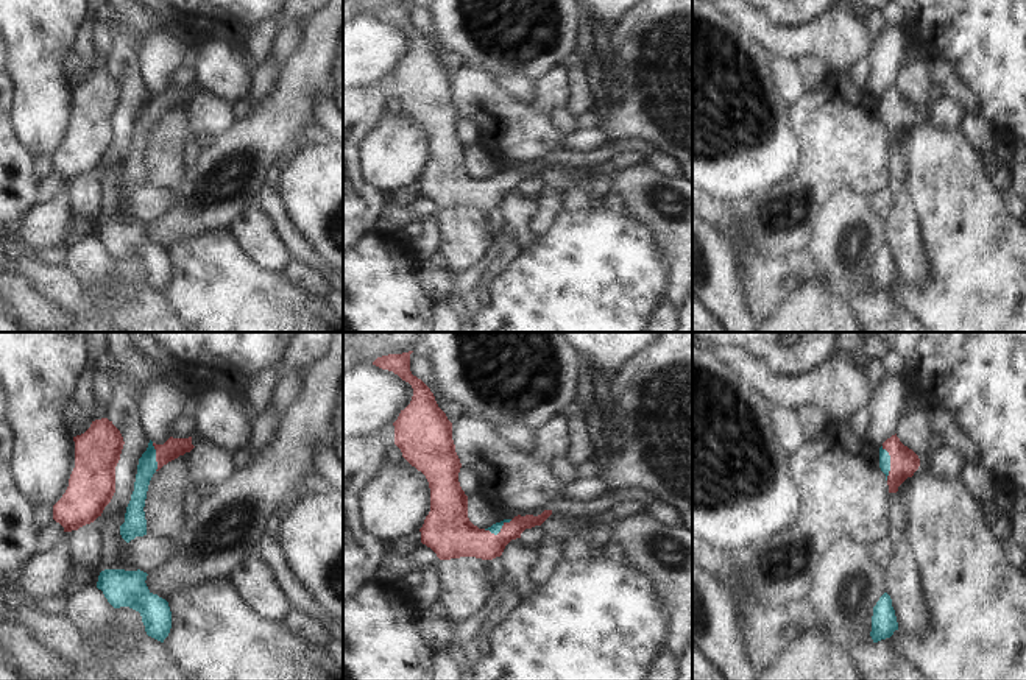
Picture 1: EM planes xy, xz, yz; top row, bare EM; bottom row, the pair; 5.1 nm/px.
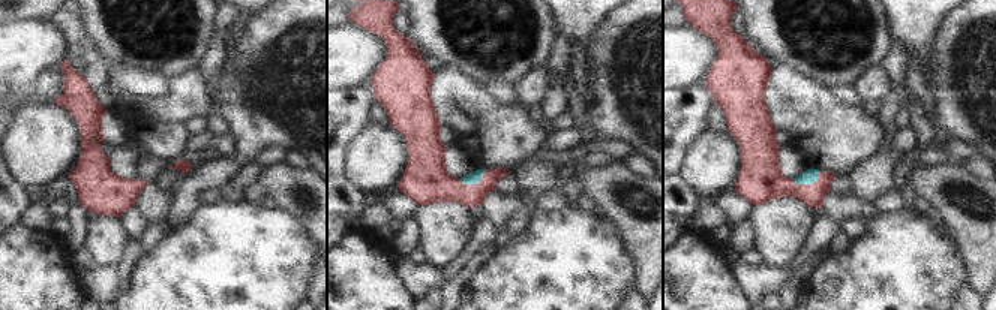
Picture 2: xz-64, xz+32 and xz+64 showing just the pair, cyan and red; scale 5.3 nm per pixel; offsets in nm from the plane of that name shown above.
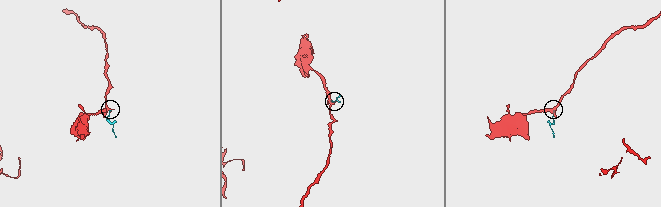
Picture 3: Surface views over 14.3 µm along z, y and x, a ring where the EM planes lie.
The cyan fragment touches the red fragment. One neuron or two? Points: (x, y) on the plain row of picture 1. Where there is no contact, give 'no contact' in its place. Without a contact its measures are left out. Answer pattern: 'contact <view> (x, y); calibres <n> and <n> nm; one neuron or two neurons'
contact yz (889, 114); calibres 60 and 150 nm; one neuron

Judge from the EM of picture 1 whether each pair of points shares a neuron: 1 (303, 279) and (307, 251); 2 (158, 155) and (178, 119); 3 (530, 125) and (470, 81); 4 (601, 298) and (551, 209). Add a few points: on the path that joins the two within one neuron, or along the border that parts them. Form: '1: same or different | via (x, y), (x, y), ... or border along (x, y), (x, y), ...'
1: different | border along (295, 258), (311, 265), (326, 281)
2: same | via (166, 145), (169, 136), (176, 128)
3: same | via (515, 122), (485, 97)
4: different | border along (558, 211), (555, 223), (538, 236)

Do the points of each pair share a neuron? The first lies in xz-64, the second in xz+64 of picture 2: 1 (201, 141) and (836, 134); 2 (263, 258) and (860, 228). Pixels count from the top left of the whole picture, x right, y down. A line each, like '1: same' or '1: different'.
1: different
2: different

